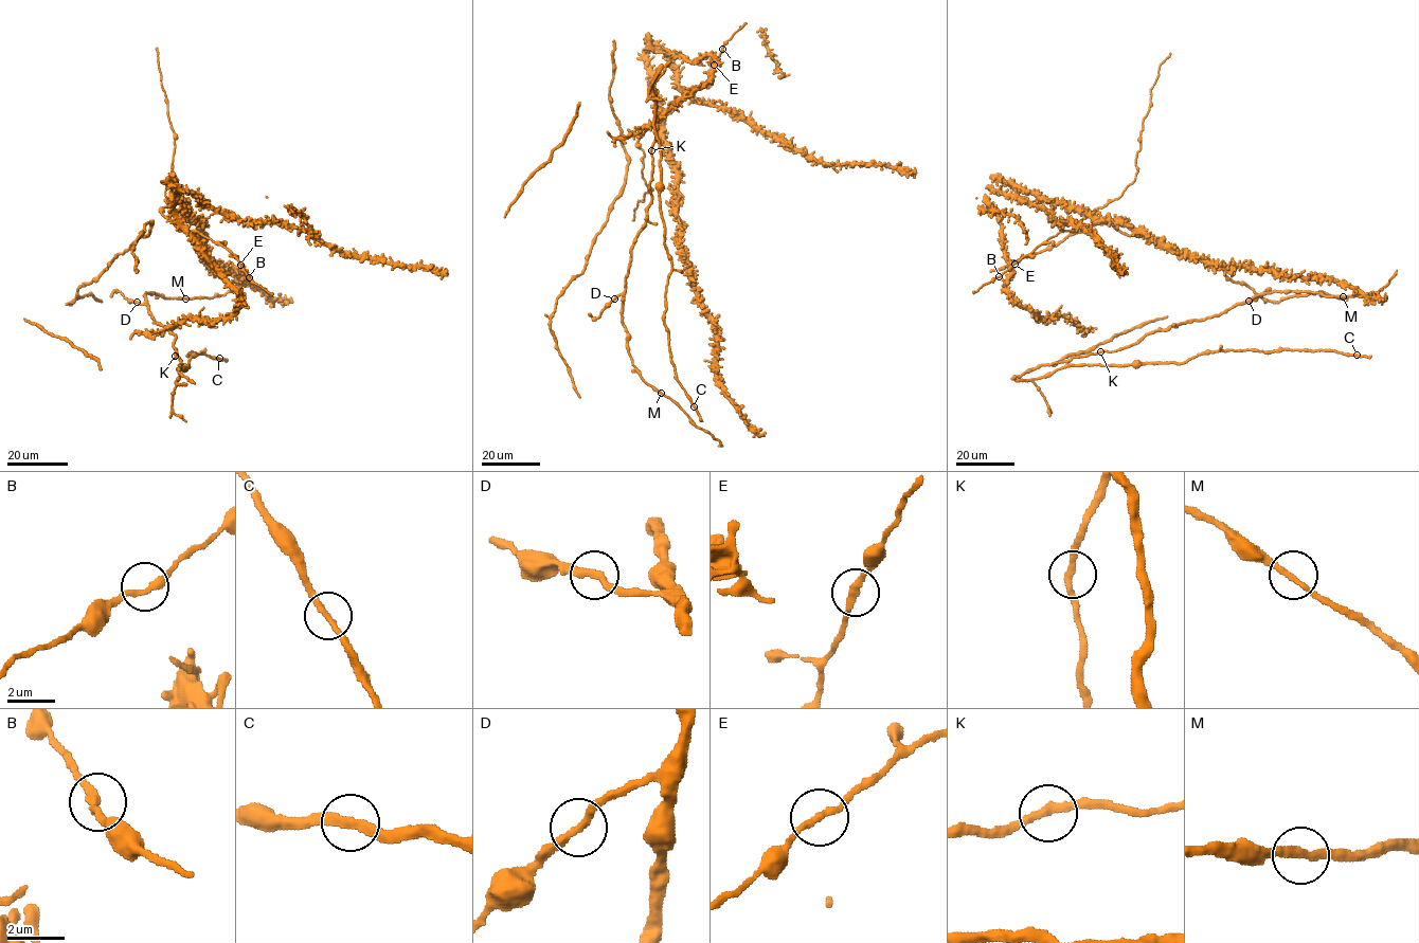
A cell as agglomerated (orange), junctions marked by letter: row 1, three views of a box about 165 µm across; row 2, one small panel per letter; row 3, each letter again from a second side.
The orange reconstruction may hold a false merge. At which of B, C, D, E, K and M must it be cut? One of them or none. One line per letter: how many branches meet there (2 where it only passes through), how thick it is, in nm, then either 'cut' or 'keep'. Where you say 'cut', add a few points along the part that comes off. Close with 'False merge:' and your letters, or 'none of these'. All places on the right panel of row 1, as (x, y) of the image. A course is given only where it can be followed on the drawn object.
B: branches 2; calibre 300 nm; keep
C: branches 2; calibre 280 nm; keep
D: branches 2; calibre 280 nm; keep
E: branches 2; calibre 260 nm; keep
K: branches 2; calibre 280 nm; keep
M: branches 2; calibre 260 nm; keep
False merge: none of these

